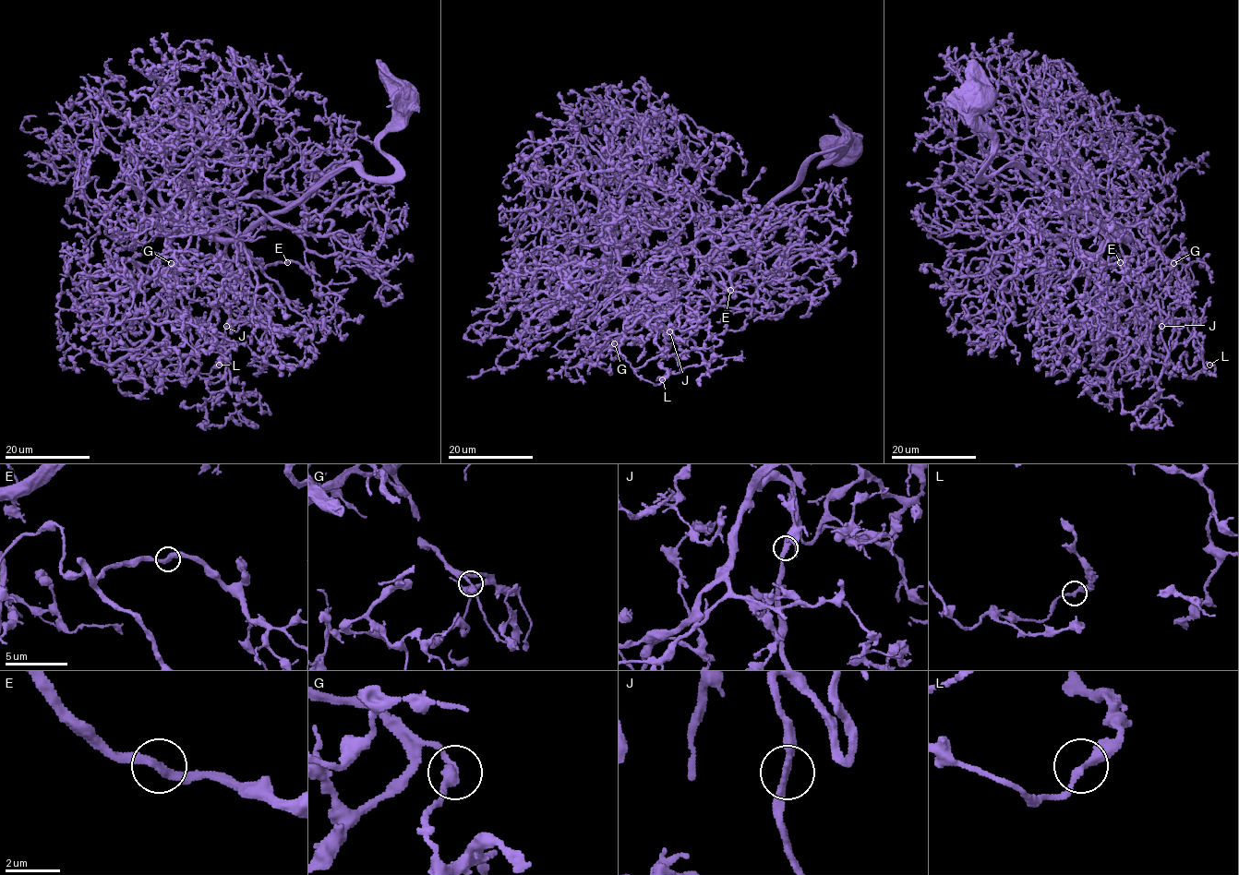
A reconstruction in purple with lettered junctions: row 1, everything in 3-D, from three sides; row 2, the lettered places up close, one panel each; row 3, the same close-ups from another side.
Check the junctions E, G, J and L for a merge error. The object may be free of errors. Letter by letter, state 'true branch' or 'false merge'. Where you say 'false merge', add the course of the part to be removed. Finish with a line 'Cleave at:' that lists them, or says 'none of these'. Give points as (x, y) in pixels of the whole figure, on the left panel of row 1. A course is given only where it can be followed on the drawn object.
E: true branch
G: true branch
J: true branch
L: true branch
Cleave at: none of these

